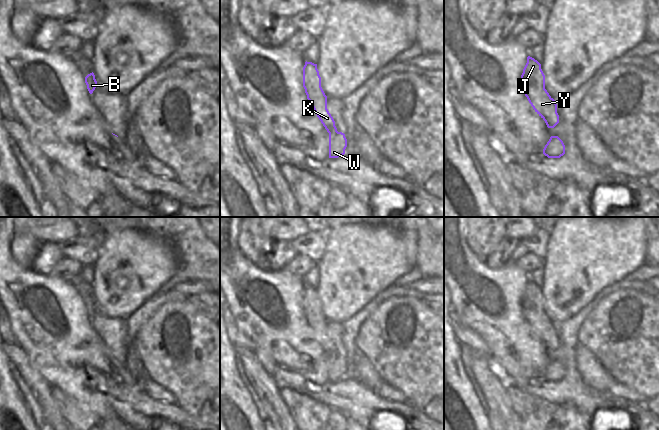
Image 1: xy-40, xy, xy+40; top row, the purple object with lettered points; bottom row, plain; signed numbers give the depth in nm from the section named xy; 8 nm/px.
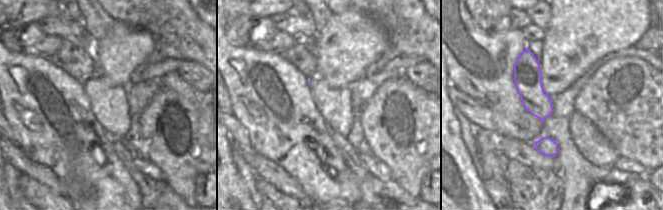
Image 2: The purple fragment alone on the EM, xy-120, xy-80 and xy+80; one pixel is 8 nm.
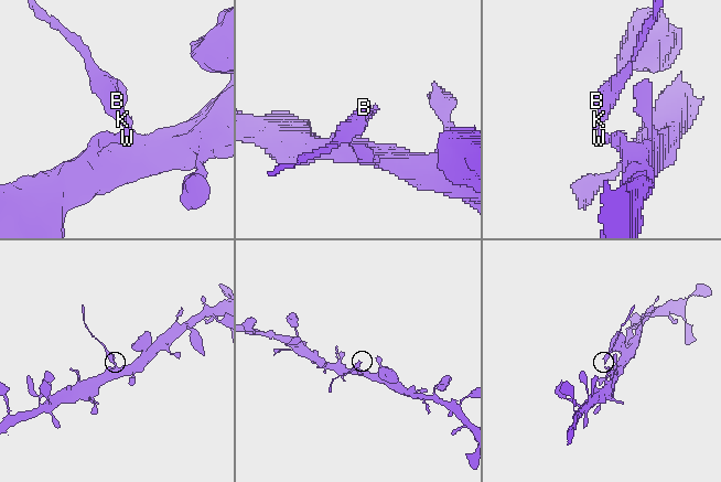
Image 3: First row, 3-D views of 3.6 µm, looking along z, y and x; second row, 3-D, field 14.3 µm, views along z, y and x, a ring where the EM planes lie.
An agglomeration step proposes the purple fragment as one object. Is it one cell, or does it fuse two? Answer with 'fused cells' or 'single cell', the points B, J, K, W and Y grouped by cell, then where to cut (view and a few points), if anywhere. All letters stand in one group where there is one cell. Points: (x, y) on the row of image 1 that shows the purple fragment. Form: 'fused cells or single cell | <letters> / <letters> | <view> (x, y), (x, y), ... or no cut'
fused cells | B J K Y / W | xy (335, 126), (335, 131), (329, 136)

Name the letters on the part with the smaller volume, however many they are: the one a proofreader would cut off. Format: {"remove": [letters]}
{"remove": ["B", "J", "K", "Y"]}

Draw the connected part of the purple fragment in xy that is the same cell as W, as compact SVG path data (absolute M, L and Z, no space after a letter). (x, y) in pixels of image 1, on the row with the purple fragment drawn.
M335 127L335 133L329 136L329 158L338 158L345 154L347 139L345 134L338 132Z

